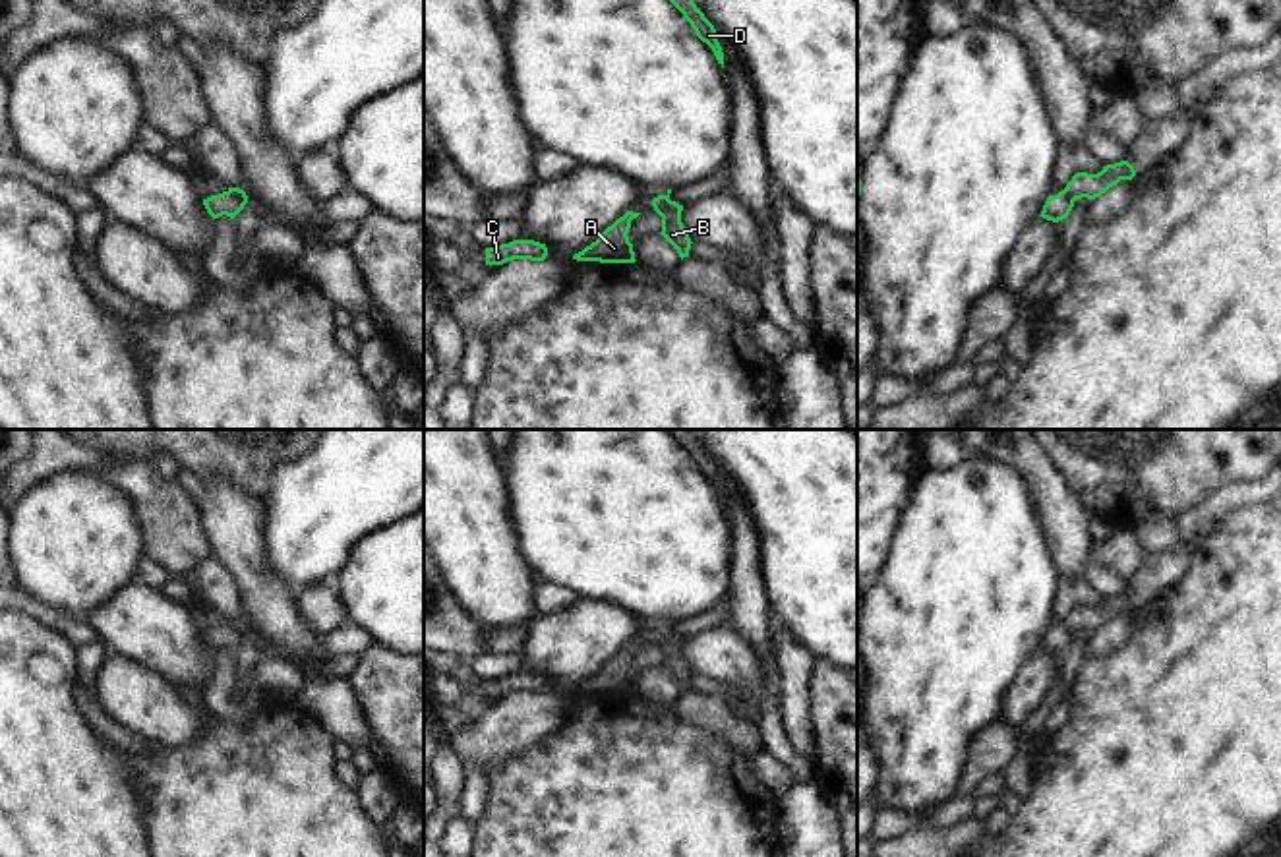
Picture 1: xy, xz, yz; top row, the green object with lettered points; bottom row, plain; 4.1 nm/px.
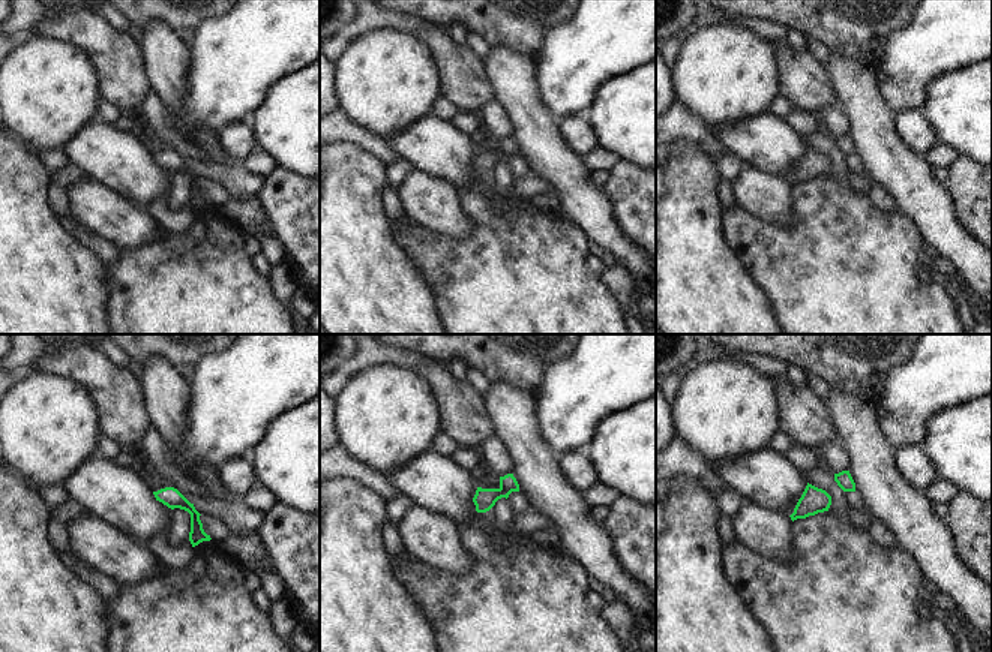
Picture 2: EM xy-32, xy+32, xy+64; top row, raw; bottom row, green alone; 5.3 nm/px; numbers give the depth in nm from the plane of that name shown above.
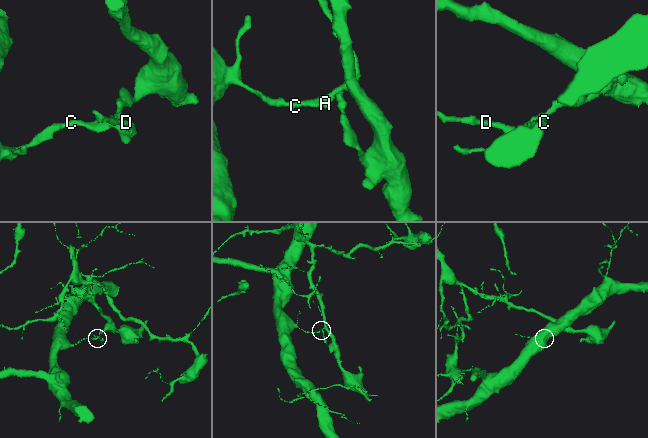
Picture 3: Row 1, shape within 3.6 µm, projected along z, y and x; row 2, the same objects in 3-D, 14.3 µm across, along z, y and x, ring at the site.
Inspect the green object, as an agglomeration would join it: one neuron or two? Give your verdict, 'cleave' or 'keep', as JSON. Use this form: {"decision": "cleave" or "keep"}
{"decision": "cleave"}

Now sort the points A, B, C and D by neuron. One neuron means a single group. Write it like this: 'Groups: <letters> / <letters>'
Groups: A C D / B.

